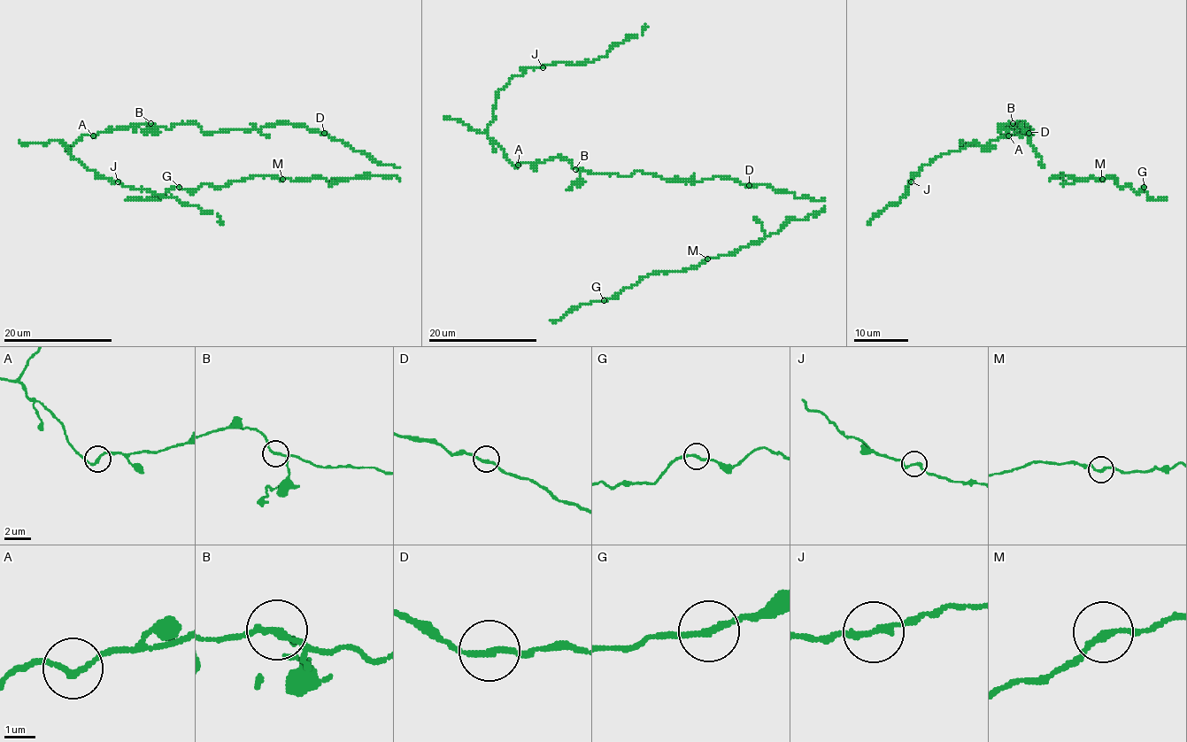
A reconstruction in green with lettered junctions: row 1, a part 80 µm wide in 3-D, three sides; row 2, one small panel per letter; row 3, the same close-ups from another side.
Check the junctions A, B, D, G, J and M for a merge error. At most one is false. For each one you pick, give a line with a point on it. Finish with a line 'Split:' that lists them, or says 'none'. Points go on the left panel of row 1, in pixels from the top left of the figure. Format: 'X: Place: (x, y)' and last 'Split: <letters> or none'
Split: none

